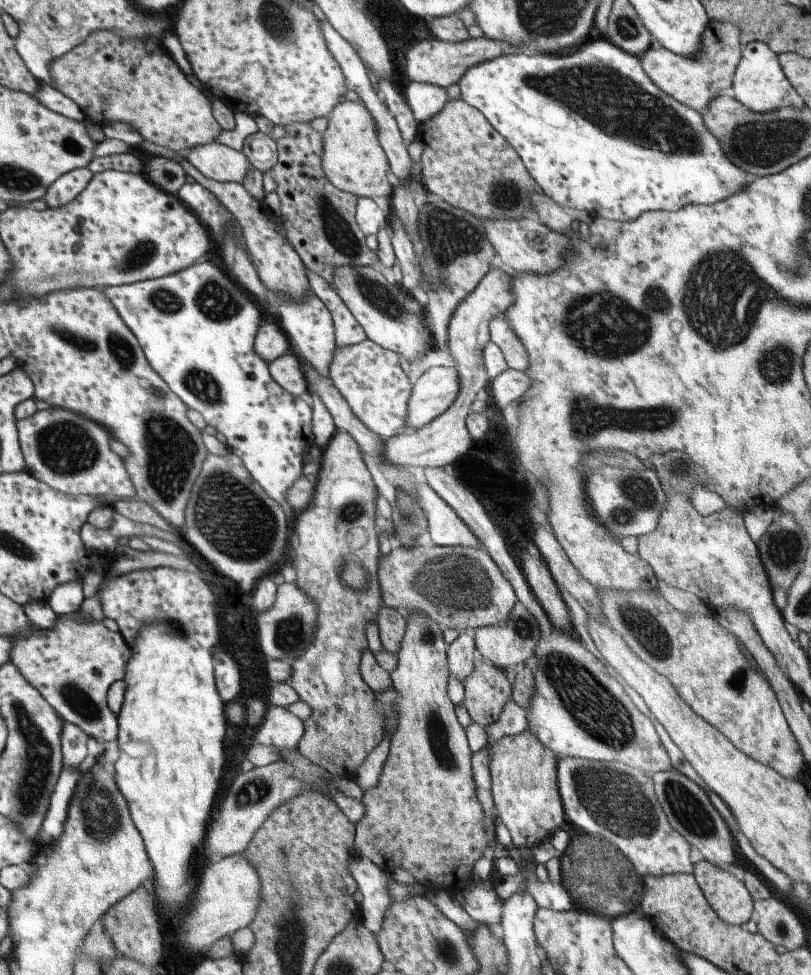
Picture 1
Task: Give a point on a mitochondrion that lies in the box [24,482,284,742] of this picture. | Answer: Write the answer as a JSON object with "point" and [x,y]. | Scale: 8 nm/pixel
{"point":[76,699]}

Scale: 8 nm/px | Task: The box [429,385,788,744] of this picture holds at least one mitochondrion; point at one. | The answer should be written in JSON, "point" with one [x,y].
{"point":[588,418]}

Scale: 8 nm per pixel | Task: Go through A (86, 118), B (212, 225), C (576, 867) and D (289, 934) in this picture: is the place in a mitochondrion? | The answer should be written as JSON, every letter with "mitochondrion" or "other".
{"A":"other","B":"other","C":"mitochondrion","D":"mitochondrion"}

